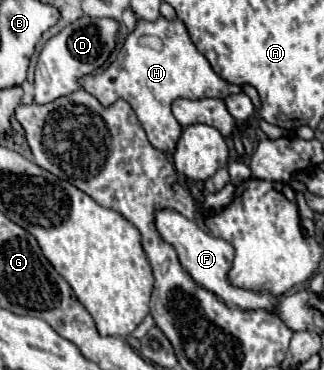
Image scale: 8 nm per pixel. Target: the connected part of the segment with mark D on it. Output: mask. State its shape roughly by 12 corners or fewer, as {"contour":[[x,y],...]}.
{"contour":[[79,18],[35,68],[35,102],[81,88],[117,46],[119,22]]}

